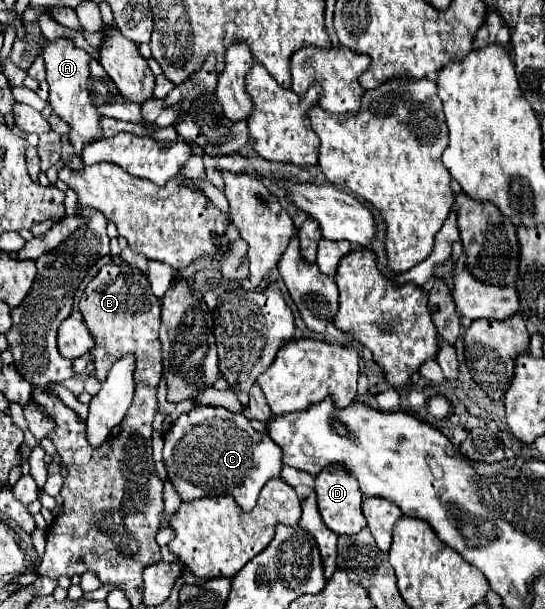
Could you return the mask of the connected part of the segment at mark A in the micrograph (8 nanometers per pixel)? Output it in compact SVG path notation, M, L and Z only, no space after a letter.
M59 37L59 39L45 39L43 47L41 47L41 55L45 59L45 67L47 67L47 83L49 83L49 103L53 107L53 111L63 117L69 125L71 125L71 133L69 139L75 147L75 153L79 155L83 145L95 141L101 137L101 127L99 127L99 111L93 107L89 91L87 91L87 79L89 79L89 61L93 61L93 57L77 47L73 43L71 37Z

